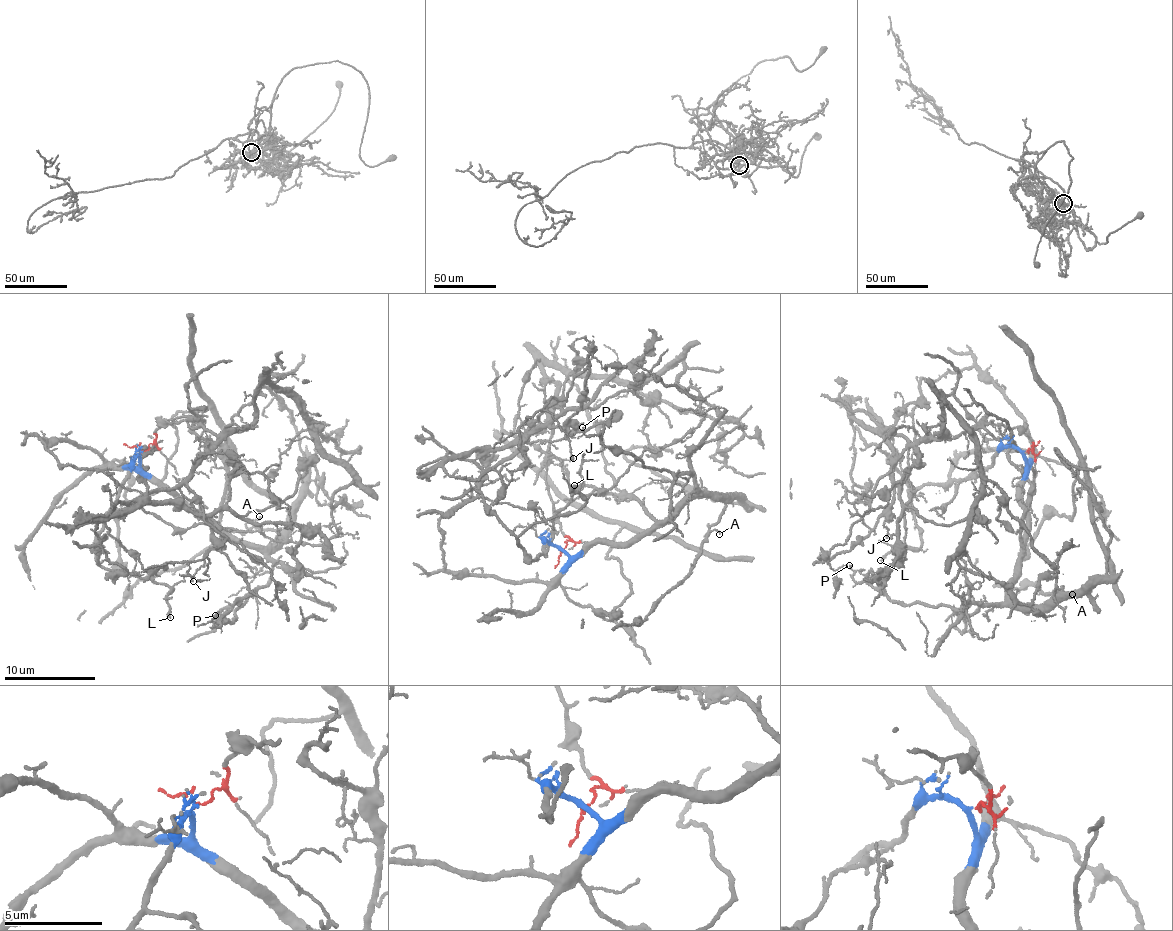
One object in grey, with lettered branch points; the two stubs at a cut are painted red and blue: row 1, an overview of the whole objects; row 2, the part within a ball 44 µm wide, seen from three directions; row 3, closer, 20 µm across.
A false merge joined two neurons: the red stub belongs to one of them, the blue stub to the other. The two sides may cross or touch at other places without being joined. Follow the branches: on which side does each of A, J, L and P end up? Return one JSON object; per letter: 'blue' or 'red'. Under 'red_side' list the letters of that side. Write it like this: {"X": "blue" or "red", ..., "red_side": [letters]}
{"A": "blue", "J": "red", "L": "blue", "P": "blue", "red_side": ["J"]}

